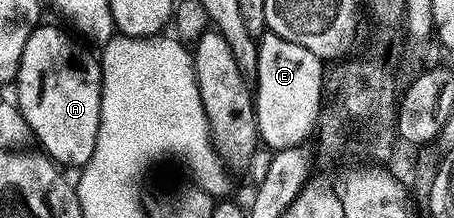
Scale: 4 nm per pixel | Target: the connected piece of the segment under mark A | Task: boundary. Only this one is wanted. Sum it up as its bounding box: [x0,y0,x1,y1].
[16,27,102,169]

